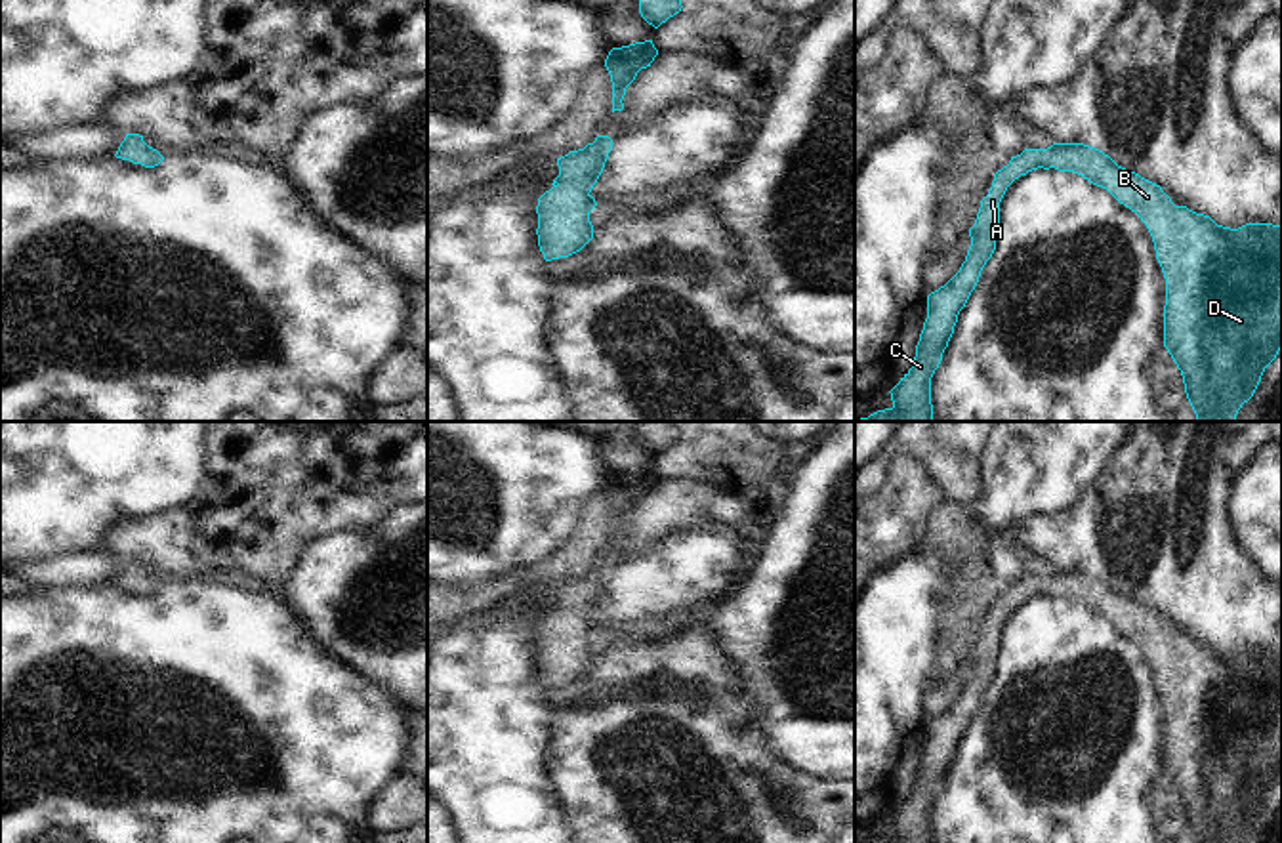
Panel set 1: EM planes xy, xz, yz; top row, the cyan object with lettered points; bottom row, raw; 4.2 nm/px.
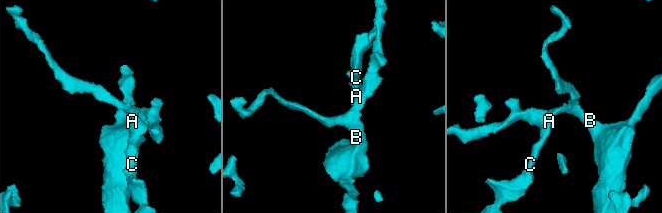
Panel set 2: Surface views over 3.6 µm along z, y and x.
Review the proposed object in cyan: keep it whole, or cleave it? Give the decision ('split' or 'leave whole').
leave whole

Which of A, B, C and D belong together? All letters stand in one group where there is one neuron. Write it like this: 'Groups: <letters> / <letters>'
Groups: A B C D

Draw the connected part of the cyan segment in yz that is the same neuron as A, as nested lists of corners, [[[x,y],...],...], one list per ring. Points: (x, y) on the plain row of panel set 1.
[[[1084,570],[1024,576],[994,601],[992,614],[981,627],[975,652],[969,656],[971,673],[965,689],[944,713],[927,723],[927,746],[912,795],[889,818],[893,833],[870,843],[933,843],[931,805],[942,788],[960,738],[996,677],[1000,629],[1015,607],[1038,595],[1074,599],[1106,616],[1141,645],[1166,706],[1164,774],[1181,797],[1187,826],[1196,843],[1236,843],[1282,776],[1282,652],[1246,650],[1238,656],[1217,652],[1210,643],[1175,633],[1160,612],[1118,593],[1108,582]]]

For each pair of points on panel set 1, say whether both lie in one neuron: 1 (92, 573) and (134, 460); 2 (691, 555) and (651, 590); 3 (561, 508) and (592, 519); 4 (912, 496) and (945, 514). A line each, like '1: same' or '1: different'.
1: different
2: same
3: different
4: different

